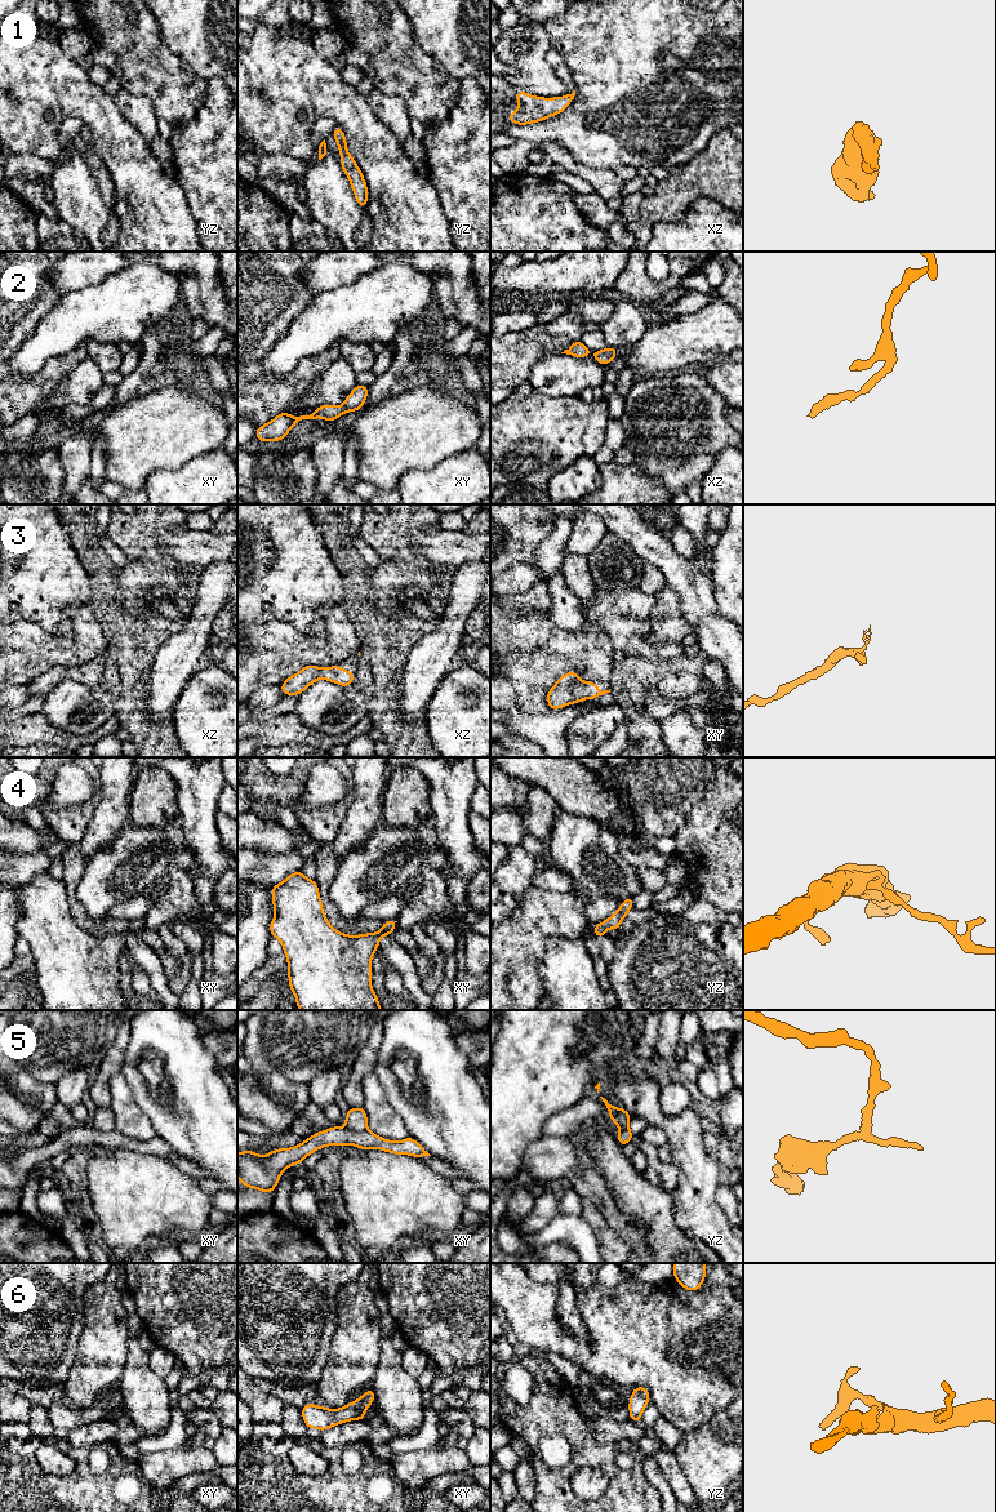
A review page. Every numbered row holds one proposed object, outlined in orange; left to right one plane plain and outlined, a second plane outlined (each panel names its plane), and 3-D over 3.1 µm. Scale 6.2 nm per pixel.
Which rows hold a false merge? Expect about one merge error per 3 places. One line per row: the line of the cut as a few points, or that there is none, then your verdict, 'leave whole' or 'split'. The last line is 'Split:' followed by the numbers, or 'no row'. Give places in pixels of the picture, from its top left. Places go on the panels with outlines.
1: cut none; leave whole
2: cut none; leave whole
3: cut none; leave whole
4: cut none; leave whole
5: cut xy (346, 1126), (359, 1132), (367, 1130); split
6: cut none; leave whole
Split: 5

